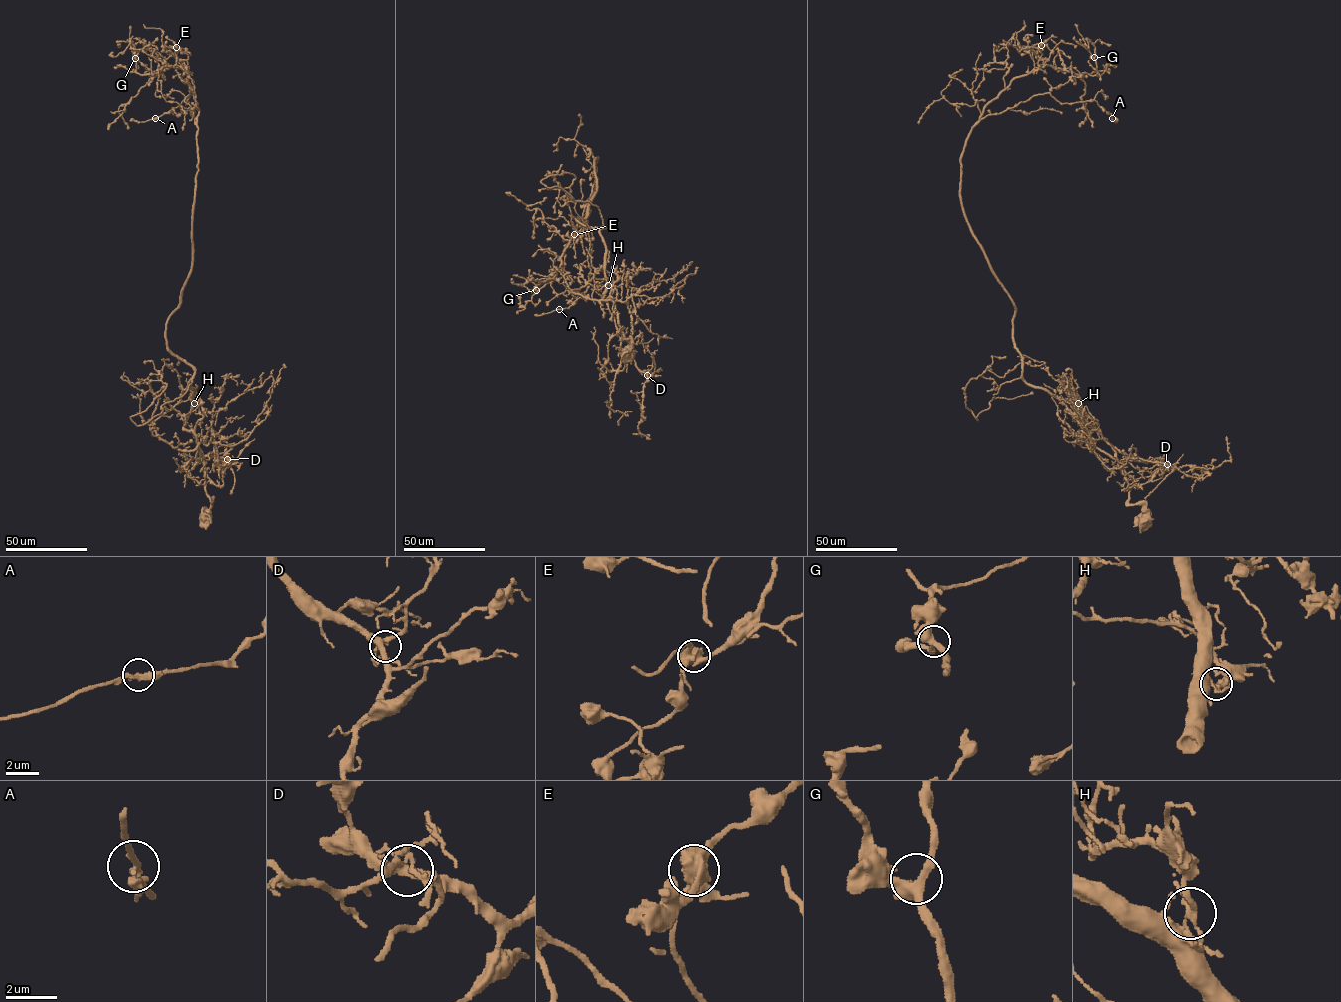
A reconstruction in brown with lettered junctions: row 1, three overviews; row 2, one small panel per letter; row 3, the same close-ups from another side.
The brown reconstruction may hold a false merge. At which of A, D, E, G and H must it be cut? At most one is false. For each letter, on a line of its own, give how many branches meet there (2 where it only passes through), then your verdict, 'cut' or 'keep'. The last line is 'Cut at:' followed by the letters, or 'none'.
A: 4 branches meet; keep
D: 4 branches meet; keep
E: 4 branches meet; cut
G: 4 branches meet; keep
H: 4 branches meet; keep
Cut at: E

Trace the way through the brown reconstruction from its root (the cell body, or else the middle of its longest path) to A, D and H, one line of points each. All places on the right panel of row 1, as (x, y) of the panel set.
A: (1143, 522), (1096, 423), (1024, 381), (960, 193), (988, 115), (1049, 93), (1112, 118)
D: (1143, 522), (1143, 506), (1128, 503), (1130, 486), (1122, 463), (1135, 456), (1167, 464)
H: (1143, 522), (1143, 506), (1128, 503), (1130, 486), (1122, 464), (1094, 444), (1089, 433), (1096, 423), (1078, 403)

